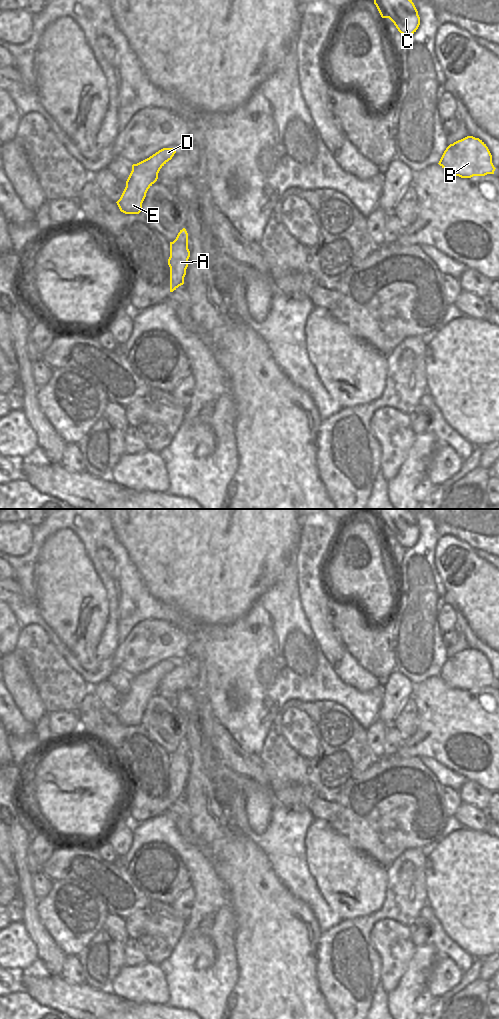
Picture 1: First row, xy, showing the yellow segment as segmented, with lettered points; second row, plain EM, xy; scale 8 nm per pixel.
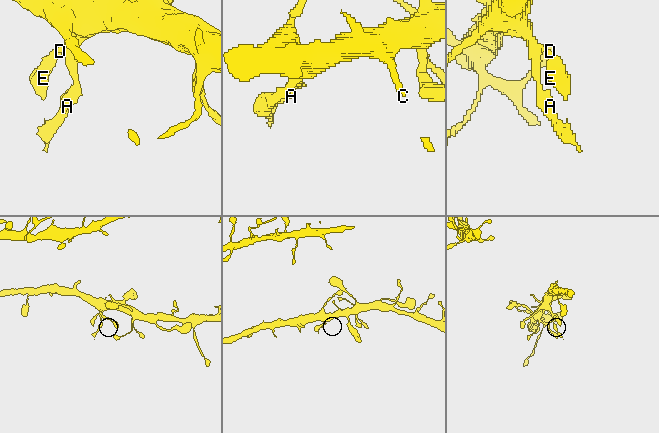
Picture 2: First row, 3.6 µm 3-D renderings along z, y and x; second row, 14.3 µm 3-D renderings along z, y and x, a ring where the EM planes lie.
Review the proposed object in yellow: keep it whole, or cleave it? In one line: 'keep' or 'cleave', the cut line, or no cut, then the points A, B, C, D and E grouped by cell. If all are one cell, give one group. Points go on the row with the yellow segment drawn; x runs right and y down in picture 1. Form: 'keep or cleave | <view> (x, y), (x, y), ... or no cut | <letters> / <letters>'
keep | no cut | A B C D E

